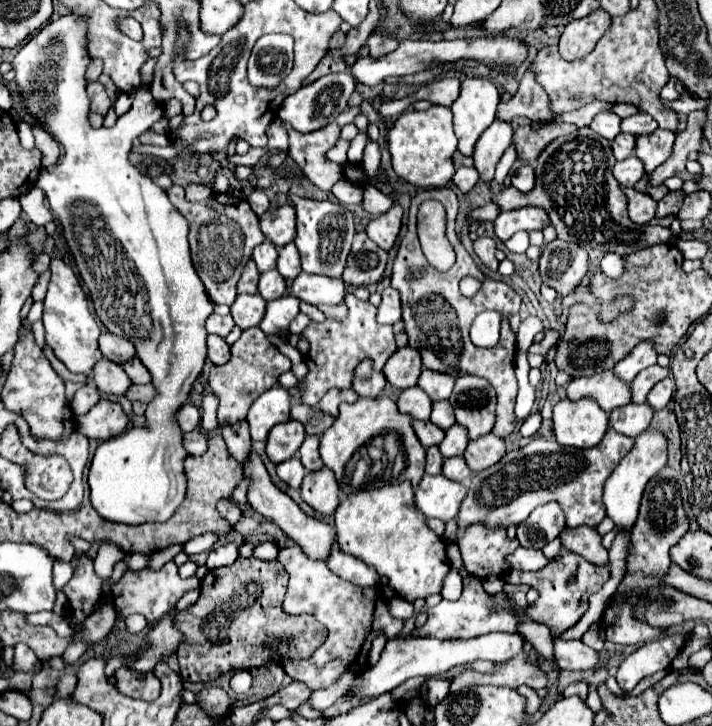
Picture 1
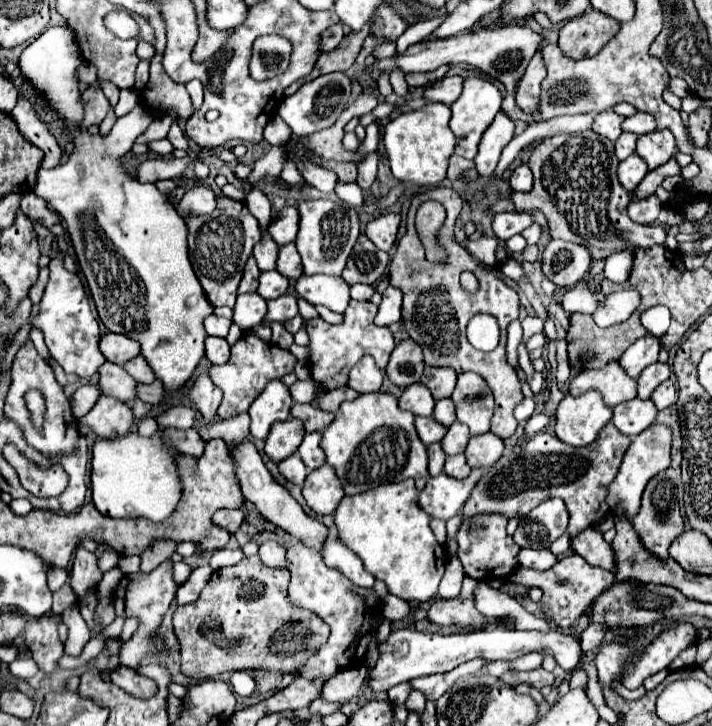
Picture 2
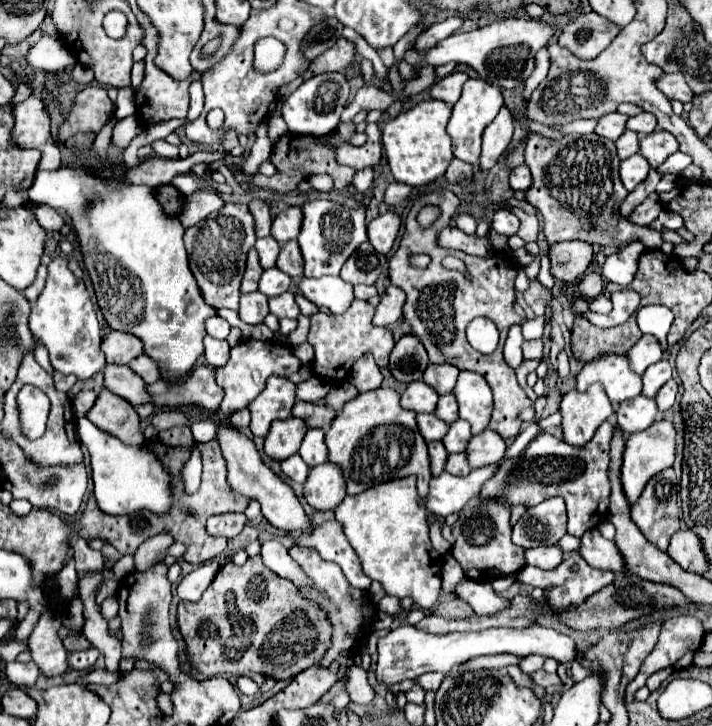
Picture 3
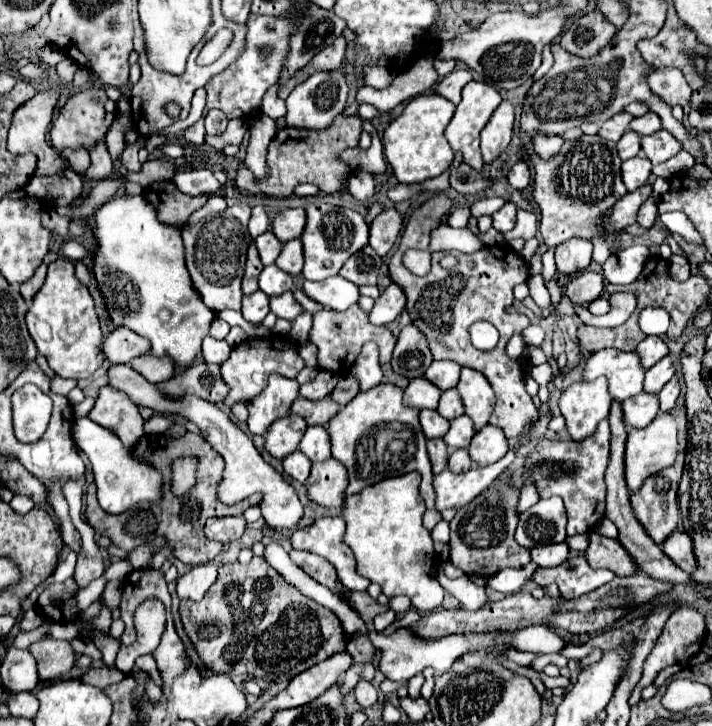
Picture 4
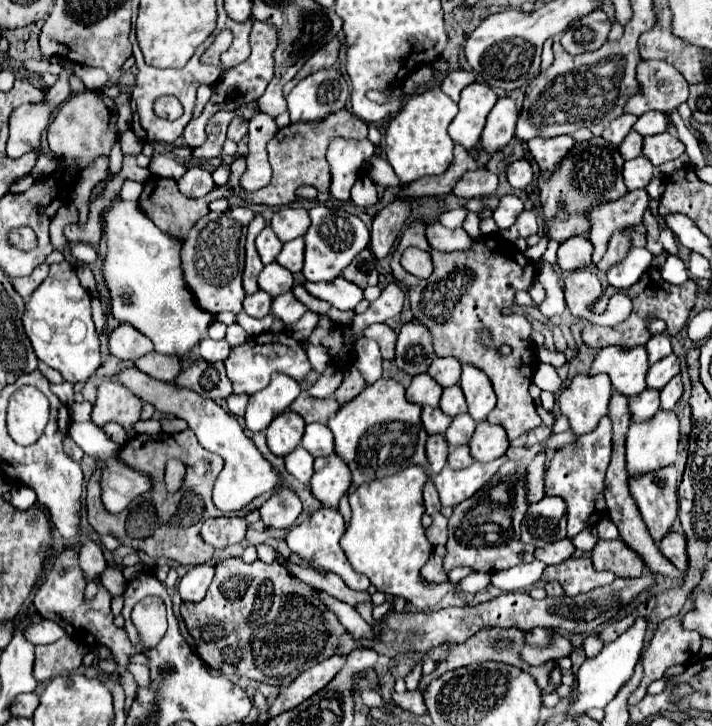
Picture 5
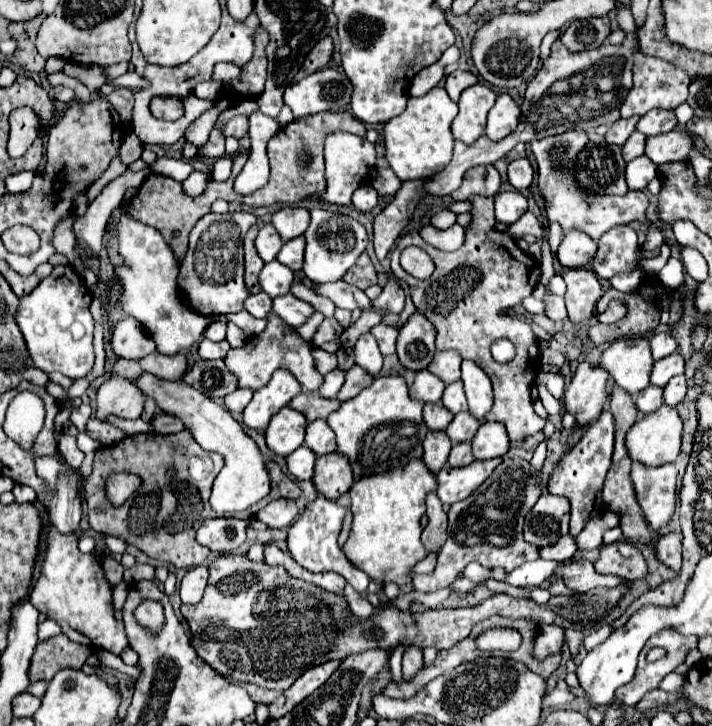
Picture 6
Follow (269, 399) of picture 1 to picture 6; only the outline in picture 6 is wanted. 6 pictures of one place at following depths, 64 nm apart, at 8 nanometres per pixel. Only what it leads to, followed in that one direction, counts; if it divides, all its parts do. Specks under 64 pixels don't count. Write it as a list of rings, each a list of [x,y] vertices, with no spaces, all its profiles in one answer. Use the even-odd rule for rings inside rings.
[[[282,368],[276,370],[270,382],[254,392],[252,402],[244,410],[244,424],[254,430],[264,430],[270,418],[284,406],[288,406],[288,402],[298,394],[300,394],[298,380],[290,372],[284,372]]]

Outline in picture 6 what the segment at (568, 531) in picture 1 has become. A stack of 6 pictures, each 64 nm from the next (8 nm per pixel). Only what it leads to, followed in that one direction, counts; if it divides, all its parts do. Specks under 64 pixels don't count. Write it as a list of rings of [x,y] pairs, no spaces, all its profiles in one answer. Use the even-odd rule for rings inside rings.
[[[620,540],[614,544],[602,544],[600,556],[594,562],[596,572],[616,574],[624,580],[642,580],[648,574],[647,563],[639,548]]]

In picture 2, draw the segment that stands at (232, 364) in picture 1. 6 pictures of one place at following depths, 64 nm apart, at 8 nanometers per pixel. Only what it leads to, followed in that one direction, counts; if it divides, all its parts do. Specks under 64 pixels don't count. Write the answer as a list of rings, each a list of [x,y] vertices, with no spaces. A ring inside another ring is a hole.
[[[248,330],[242,334],[242,338],[232,346],[232,356],[226,364],[222,366],[212,366],[210,368],[210,378],[212,382],[222,390],[222,404],[218,408],[218,418],[228,420],[234,418],[250,408],[250,404],[256,400],[256,396],[262,392],[262,388],[272,382],[282,378],[284,374],[290,374],[294,370],[296,358],[288,352],[282,350],[276,344],[264,342],[256,336],[256,332]]]

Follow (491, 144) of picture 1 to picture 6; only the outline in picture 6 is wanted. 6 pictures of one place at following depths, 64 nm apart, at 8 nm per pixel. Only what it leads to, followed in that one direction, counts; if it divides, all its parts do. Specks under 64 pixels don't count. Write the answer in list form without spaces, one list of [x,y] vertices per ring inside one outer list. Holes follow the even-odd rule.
[[[500,94],[492,110],[488,112],[486,136],[494,142],[500,142],[518,126],[518,120],[520,120],[518,104],[508,94]]]

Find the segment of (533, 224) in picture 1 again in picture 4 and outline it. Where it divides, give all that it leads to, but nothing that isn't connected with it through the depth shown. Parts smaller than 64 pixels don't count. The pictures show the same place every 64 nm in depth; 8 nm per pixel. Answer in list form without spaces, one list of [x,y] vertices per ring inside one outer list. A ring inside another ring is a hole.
[[[508,202],[504,208],[500,208],[498,212],[494,212],[492,214],[492,218],[494,218],[494,228],[498,230],[498,232],[510,232],[512,228],[514,228],[514,224],[516,224],[516,206],[512,204],[512,202]]]

